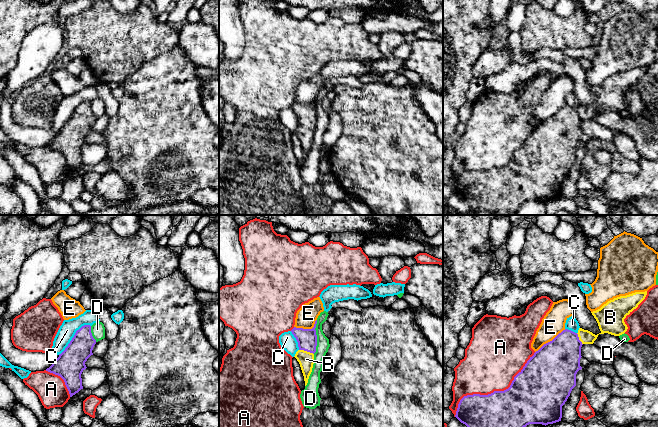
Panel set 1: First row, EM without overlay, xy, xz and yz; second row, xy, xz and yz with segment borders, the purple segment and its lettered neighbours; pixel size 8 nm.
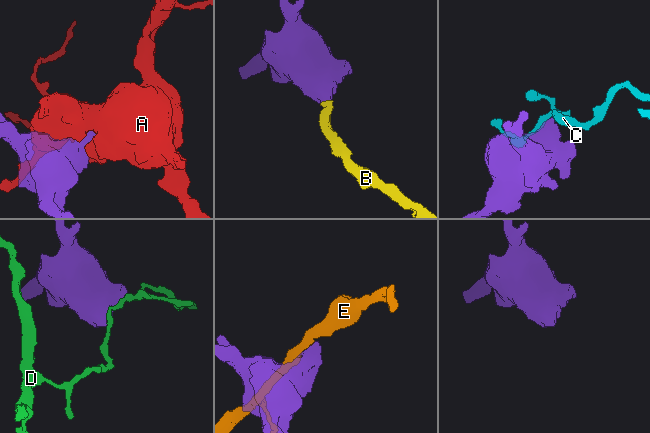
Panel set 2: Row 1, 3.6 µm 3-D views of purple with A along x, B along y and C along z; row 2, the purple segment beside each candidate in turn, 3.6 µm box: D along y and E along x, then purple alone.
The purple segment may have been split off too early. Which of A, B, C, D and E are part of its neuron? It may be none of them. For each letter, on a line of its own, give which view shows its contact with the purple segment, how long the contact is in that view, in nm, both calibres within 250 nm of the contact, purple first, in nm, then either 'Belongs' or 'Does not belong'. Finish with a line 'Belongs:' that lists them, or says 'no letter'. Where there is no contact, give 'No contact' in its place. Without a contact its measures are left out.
A: Touches purple in yz. Shared border 850 nm. Thickness 380 nm (purple) against 440 nm. Does not belong
B: Touches purple in xz. Shared border 130 nm. Thickness 160 nm (purple) against 130 nm. Belongs
C: Touches purple in xy. Shared border 360 nm. Thickness 220 nm (purple) against 140 nm. Does not belong
D: Touches purple in xz. Shared border 280 nm. Thickness 160 nm (purple) against 100 nm. Does not belong
E: Touches purple in yz. Shared border 320 nm. Thickness 400 nm (purple) against 190 nm. Does not belong
Belongs: B

